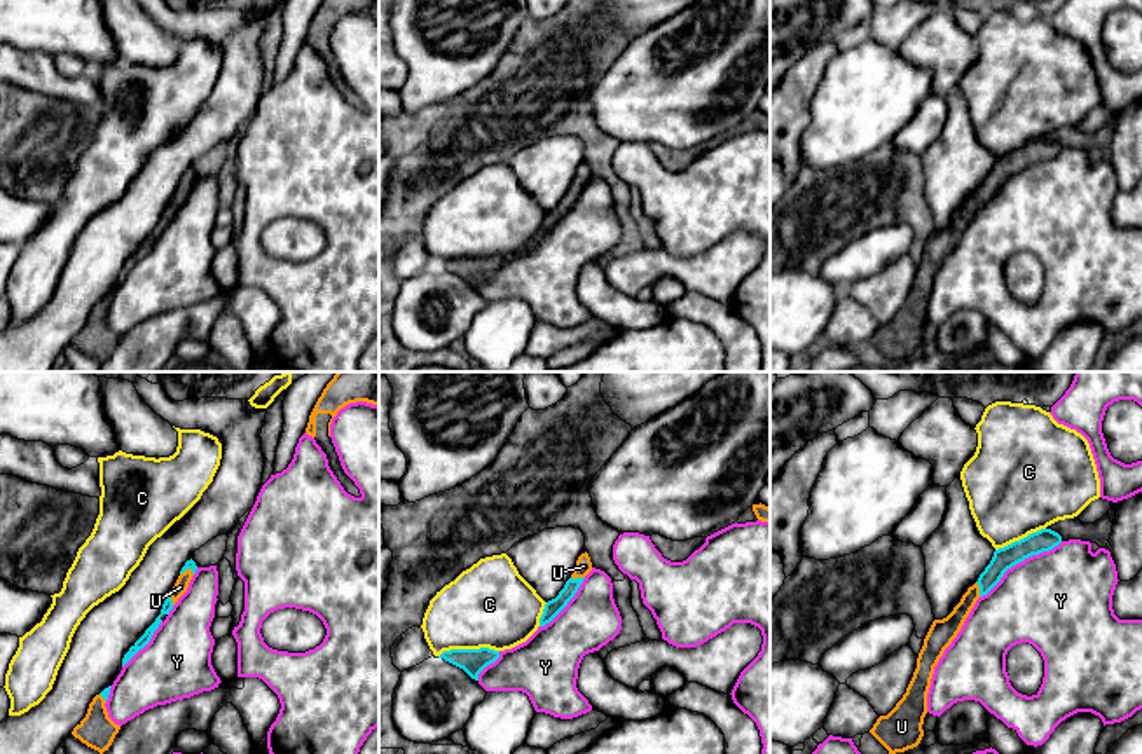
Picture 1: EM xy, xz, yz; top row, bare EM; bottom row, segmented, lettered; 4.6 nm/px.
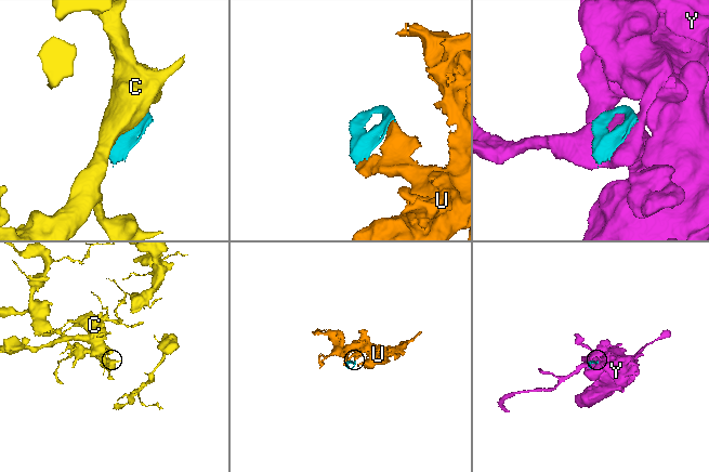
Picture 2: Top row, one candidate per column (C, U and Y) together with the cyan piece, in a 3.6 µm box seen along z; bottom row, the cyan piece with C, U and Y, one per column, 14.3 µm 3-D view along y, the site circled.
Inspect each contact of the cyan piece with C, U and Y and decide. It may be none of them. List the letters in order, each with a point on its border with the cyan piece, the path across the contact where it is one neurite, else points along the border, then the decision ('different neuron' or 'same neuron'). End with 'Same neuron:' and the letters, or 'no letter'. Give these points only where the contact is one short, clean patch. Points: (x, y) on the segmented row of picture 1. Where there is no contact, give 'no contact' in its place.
C: xz (468, 650) | different neuron
U: yz (980, 589) | same neuron
Y: yz (1020, 561) | different neuron
Same neuron: U

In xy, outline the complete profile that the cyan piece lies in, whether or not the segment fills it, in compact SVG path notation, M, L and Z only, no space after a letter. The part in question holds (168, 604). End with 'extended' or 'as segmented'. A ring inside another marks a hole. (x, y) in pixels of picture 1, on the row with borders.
M192 559L187 560L185 566L183 566L182 571L180 571L180 576L178 576L178 579L176 579L176 583L175 583L171 593L169 593L169 597L164 600L164 604L162 604L162 607L161 607L161 614L155 618L155 621L145 630L145 634L143 634L143 635L129 648L129 651L124 655L124 658L122 658L122 667L124 667L140 649L143 649L143 648L150 642L154 632L159 628L159 625L161 625L161 621L162 621L161 616L162 616L162 614L169 614L169 611L173 609L173 606L178 602L178 599L187 592L189 583L190 583L190 579L192 579L192 576L196 574L196 571L197 571L196 562L194 562Z; extended

